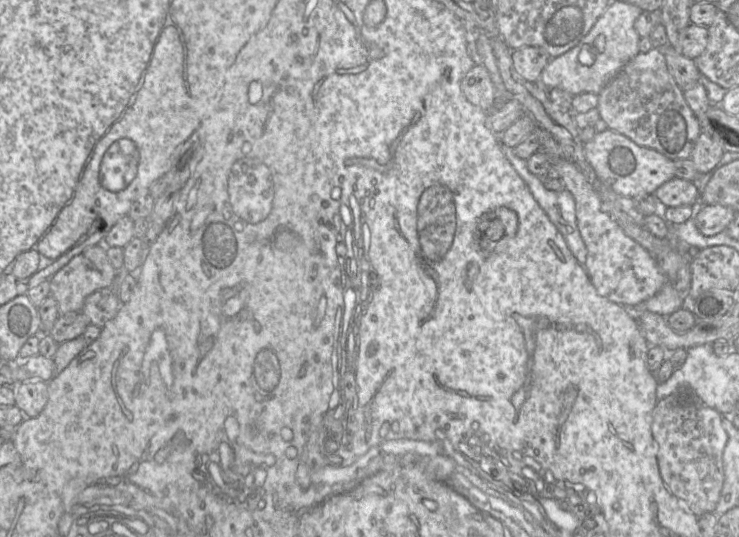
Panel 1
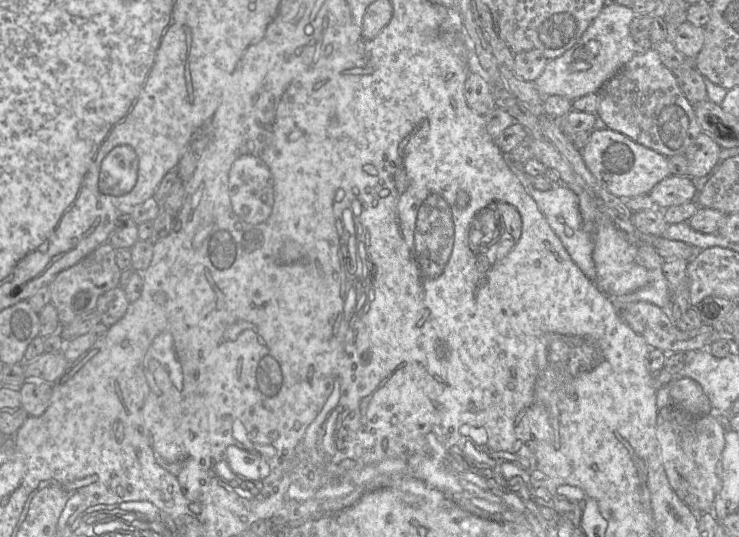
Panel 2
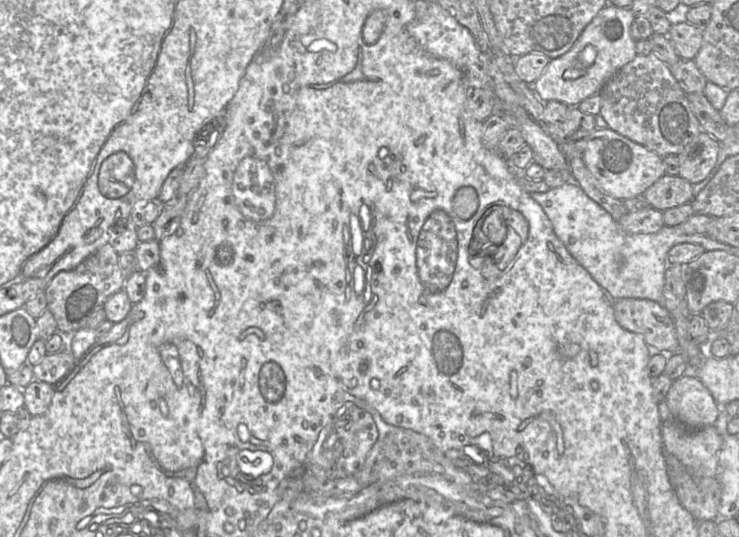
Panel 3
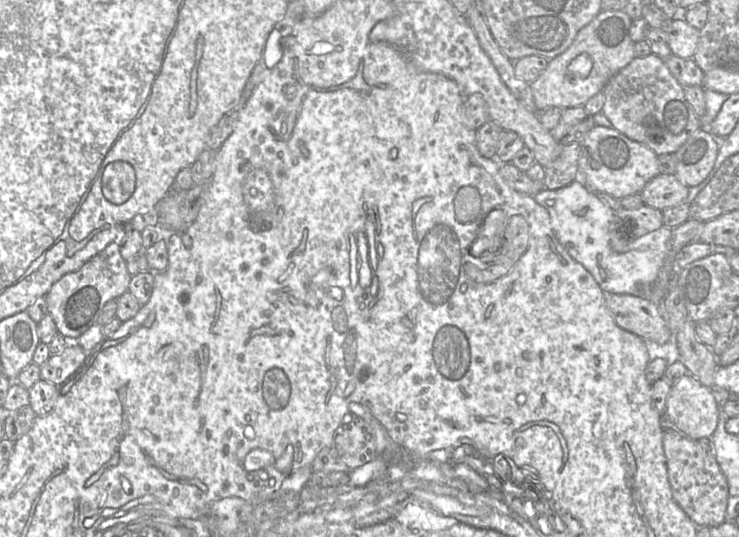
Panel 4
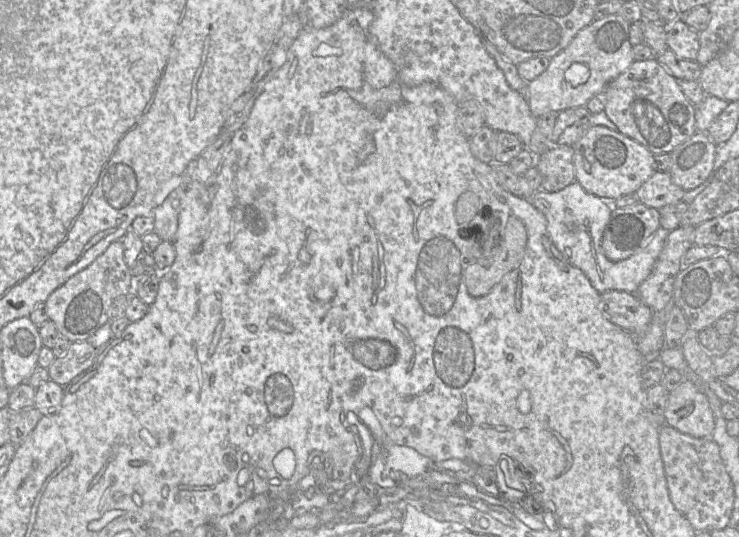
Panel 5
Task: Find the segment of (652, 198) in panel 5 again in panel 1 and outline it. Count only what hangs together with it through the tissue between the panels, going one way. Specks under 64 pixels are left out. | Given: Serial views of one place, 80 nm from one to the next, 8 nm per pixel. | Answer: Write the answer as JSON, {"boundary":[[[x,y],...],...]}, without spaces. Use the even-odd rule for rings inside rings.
{"boundary":[[[673,177],[656,189],[654,195],[662,208],[693,205],[699,200],[696,185],[689,180]]]}

